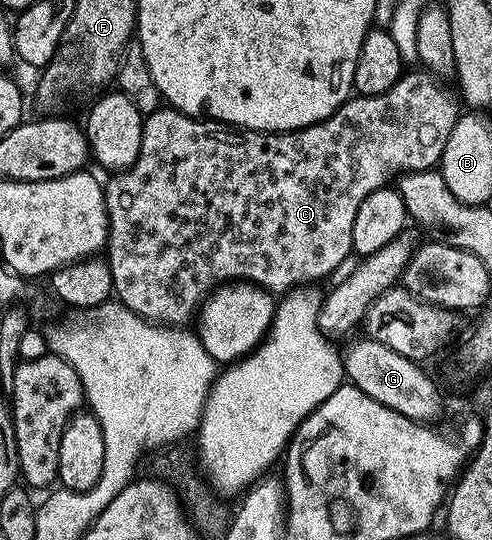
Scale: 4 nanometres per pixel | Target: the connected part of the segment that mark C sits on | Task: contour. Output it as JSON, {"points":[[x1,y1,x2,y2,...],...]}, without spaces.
{"points":[[424,69,408,70,395,83,393,89,381,95,348,98,328,119,322,119,320,123,308,127,300,127,297,131,278,133,232,129,213,119,187,115,184,111,174,109,160,109,146,116,143,120,141,149,137,153,137,161,133,161,133,165,126,171,112,174,111,180,106,180,103,193,103,200,107,206,107,247,109,252,111,251,109,262,115,286,114,298,151,323,182,328,190,319,192,322,196,318,204,299,216,287,225,283,255,283,272,293,286,293,294,291,296,287,318,284,318,279,333,274,350,255,353,255,355,218,370,200,373,192,380,191,382,187,388,186,392,180,408,171,430,171,440,166,446,141,461,114,460,100,454,94,451,96,443,87,446,86]]}

